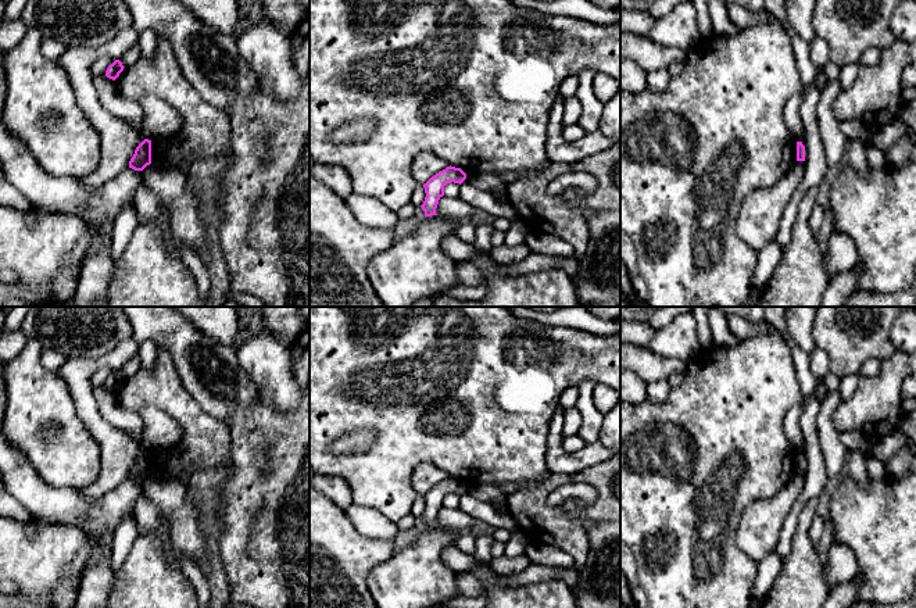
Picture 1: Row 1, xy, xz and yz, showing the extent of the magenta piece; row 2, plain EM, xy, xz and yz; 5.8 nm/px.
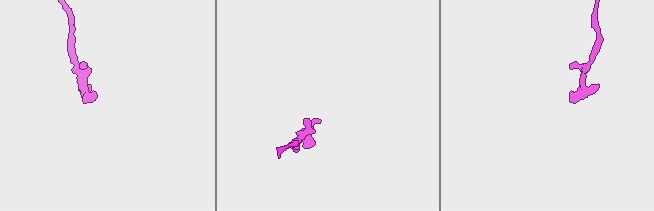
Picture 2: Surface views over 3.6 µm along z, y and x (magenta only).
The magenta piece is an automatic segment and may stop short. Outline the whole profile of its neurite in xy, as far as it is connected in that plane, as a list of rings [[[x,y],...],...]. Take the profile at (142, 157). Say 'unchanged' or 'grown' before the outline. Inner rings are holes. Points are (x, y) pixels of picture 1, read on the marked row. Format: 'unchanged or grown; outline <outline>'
unchanged; outline [[[144,139],[135,150],[133,157],[129,161],[129,168],[135,171],[143,171],[151,164],[151,140]]]

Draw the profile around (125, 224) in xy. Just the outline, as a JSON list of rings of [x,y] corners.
[[[125,205],[114,221],[111,258],[115,262],[126,250],[132,233],[140,223],[135,205]]]

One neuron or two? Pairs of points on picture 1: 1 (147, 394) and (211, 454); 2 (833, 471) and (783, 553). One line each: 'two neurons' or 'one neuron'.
1: one neuron
2: two neurons

